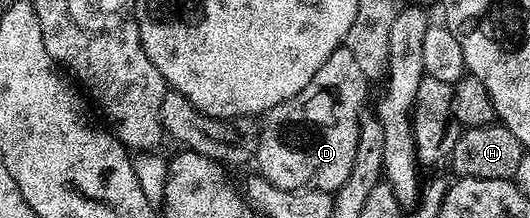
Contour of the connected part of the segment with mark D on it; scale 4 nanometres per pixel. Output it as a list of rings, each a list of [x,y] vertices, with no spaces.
[[[344,45],[336,48],[324,61],[324,65],[317,69],[306,88],[280,101],[280,105],[272,105],[272,109],[262,112],[262,128],[258,131],[258,143],[256,142],[256,164],[258,163],[260,175],[284,190],[336,192],[352,173],[359,120],[364,111],[362,106],[366,103],[366,86],[367,77],[360,69],[356,57],[352,57],[352,53]]]

